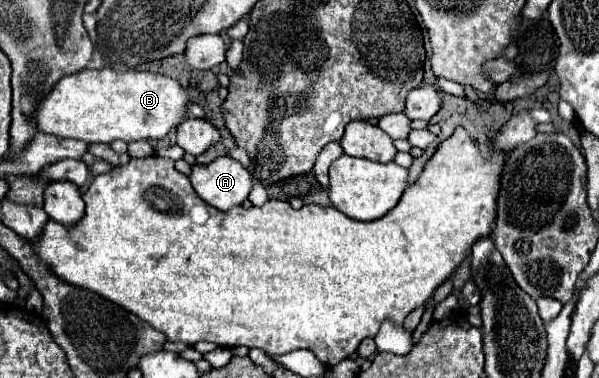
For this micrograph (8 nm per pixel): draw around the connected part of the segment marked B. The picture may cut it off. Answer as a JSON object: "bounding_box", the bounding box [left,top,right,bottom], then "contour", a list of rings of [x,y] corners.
{"bounding_box":[34,68,188,144],"contour":[[[112,68],[82,70],[64,76],[52,88],[44,104],[38,106],[34,122],[40,132],[60,138],[78,138],[90,144],[110,144],[114,140],[160,140],[186,118],[188,104],[188,94],[180,82],[170,76],[136,70],[114,72]]]}

